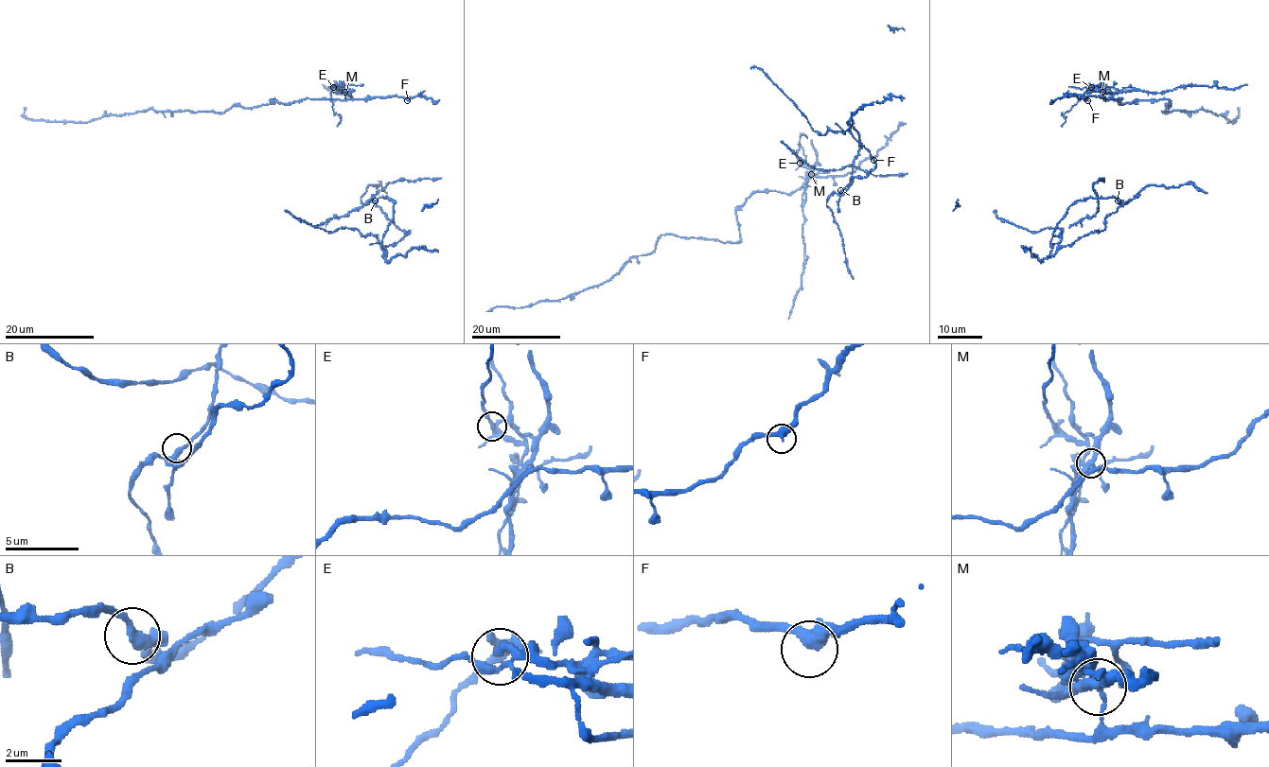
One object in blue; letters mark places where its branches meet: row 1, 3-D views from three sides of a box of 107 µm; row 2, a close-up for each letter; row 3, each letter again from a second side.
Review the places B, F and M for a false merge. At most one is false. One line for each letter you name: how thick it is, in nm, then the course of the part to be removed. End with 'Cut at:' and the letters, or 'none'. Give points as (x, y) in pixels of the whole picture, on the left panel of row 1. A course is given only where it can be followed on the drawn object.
M: Thickness 300 nm. Course of the part to remove: (344, 92), (337, 93), (338, 86), (327, 88), (323, 84)
Cut at: M

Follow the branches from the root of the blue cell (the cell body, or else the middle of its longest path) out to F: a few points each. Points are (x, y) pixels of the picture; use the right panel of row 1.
F: (1105, 98), (1087, 96), (1087, 100)

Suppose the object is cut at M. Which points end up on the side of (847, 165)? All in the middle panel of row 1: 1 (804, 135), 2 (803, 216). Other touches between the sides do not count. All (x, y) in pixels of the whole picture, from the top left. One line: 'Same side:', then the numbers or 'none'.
Same side: none

